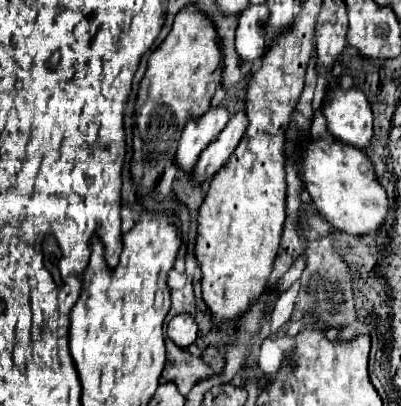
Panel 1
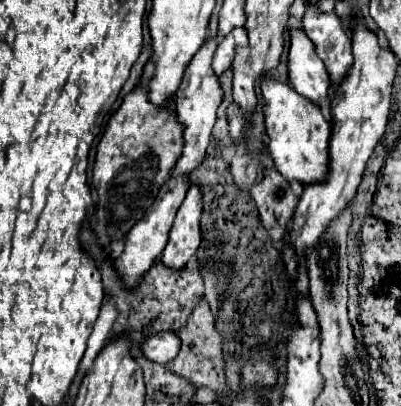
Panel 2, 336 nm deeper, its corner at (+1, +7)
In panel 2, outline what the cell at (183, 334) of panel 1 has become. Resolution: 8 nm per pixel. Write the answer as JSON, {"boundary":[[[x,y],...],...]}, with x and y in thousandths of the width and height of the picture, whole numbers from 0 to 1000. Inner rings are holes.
{"boundary":[[[397,815],[377,825],[357,850],[357,869],[392,894],[421,894],[431,879],[441,879],[446,860],[451,835],[441,835],[436,815]]]}

